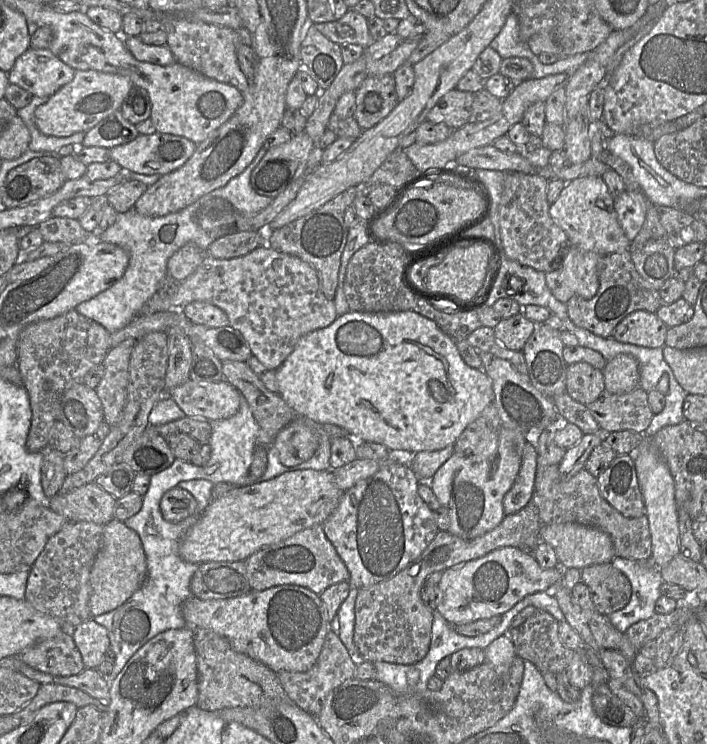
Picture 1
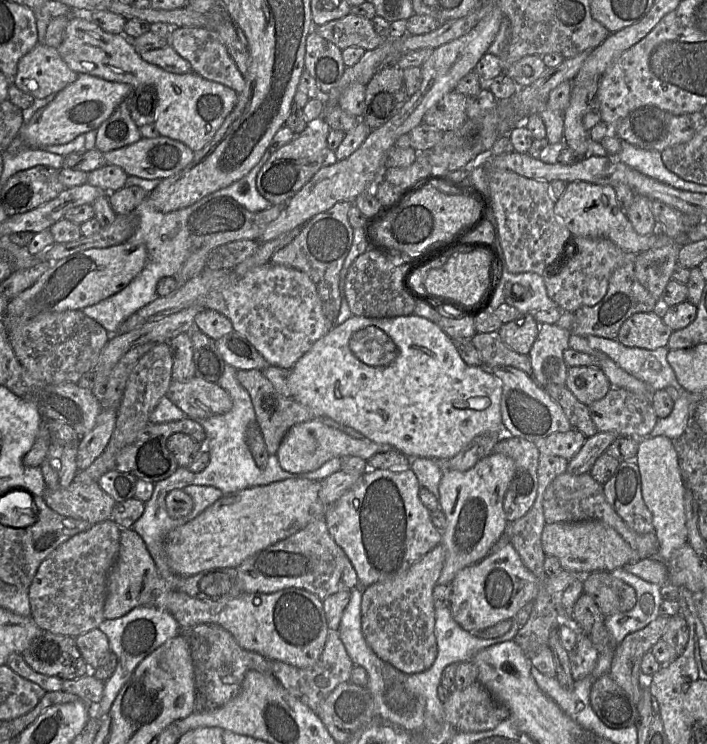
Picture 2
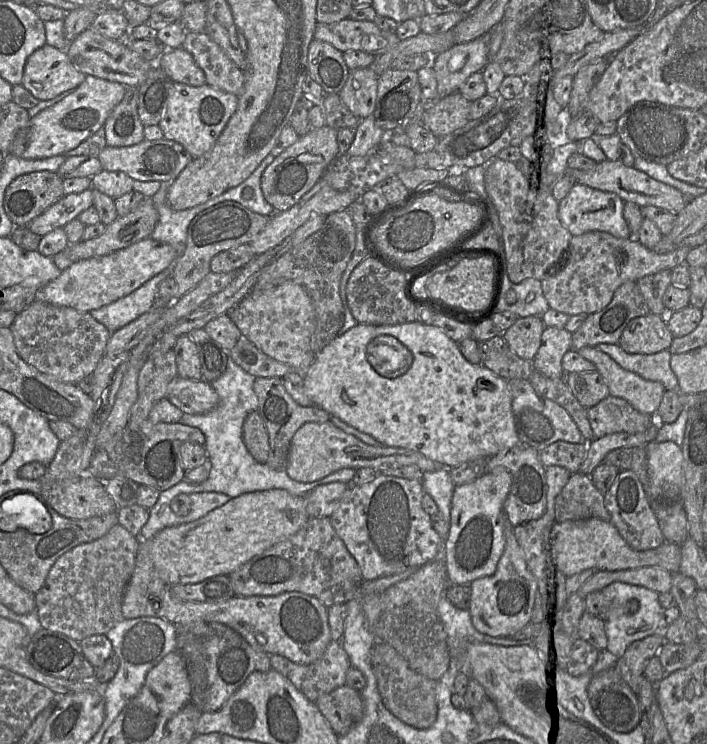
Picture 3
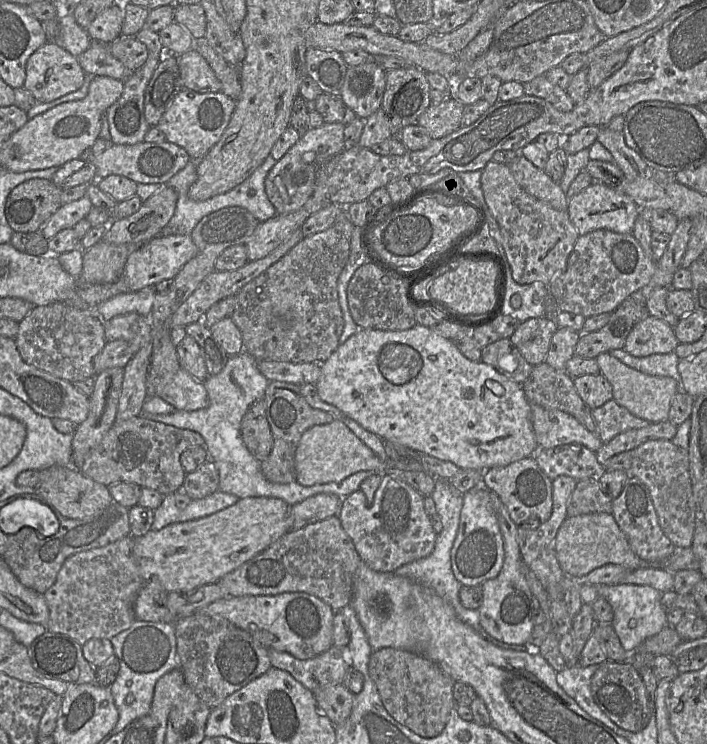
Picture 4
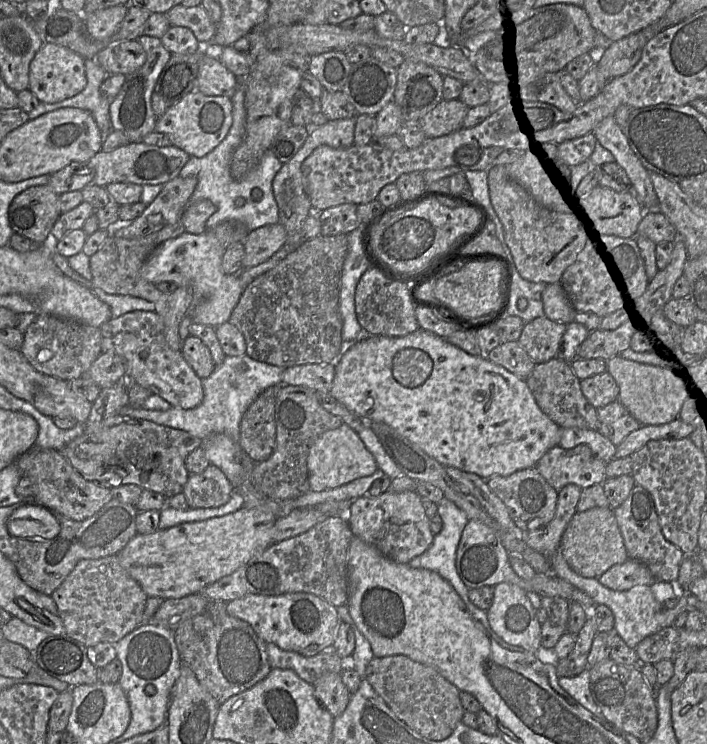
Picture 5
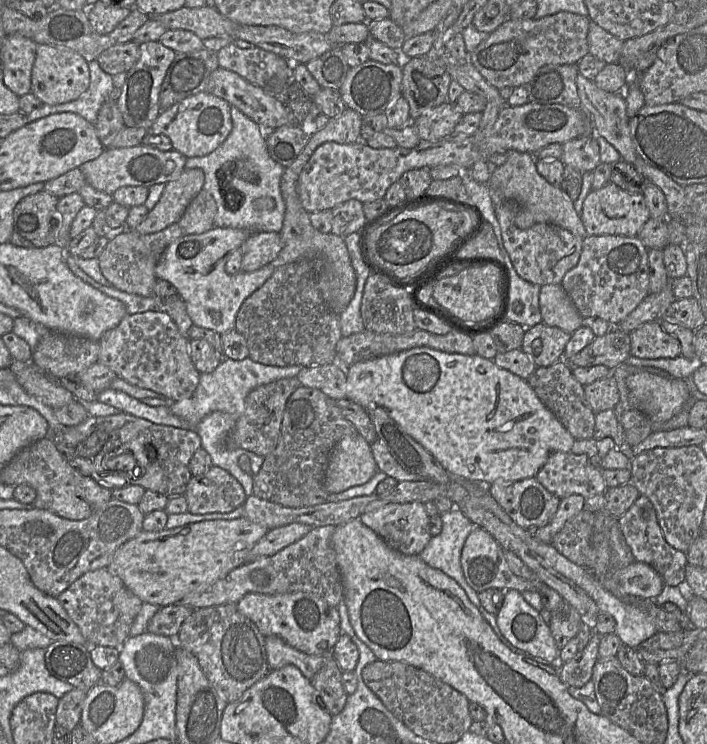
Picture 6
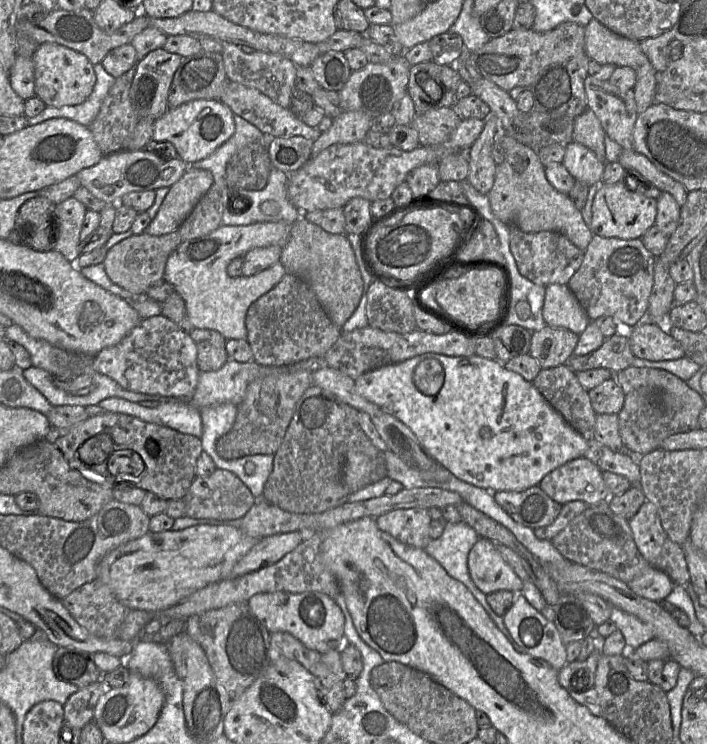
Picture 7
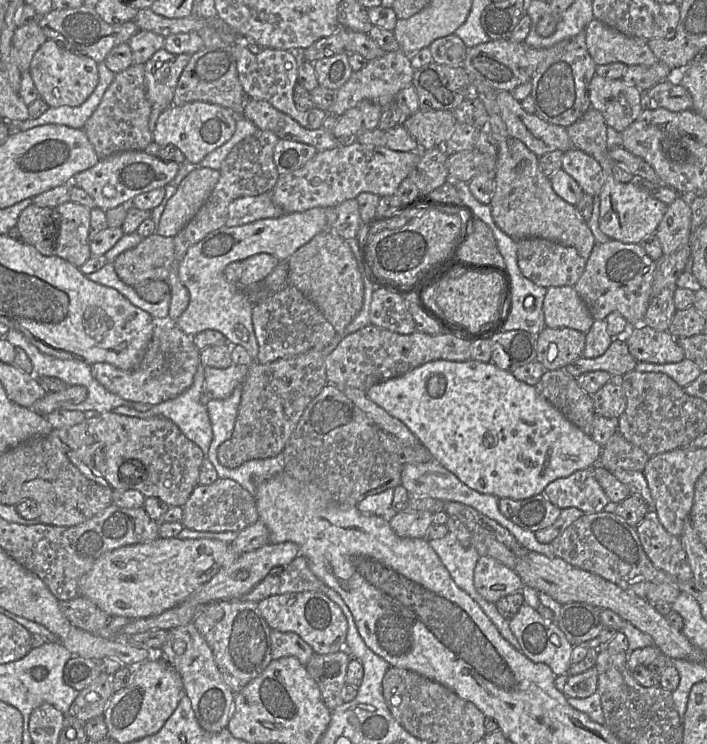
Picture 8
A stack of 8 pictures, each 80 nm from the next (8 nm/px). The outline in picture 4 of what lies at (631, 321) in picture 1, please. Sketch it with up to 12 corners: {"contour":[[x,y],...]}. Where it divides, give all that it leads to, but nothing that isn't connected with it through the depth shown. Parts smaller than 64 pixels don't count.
{"contour":[[648,315],[623,349],[646,357],[673,352],[673,327]]}

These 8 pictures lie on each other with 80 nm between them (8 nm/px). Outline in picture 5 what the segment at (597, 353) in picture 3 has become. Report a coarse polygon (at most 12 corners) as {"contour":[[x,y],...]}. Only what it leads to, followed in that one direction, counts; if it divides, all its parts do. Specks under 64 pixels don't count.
{"contour":[[620,356],[606,361],[618,401],[643,426],[678,419],[682,376]]}

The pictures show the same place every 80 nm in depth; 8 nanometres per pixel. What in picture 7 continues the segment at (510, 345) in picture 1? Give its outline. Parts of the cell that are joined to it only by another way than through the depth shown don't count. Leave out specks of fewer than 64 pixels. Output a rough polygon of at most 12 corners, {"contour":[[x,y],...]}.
{"contour":[[544,326],[532,332],[529,354],[542,369],[565,364],[579,335]]}

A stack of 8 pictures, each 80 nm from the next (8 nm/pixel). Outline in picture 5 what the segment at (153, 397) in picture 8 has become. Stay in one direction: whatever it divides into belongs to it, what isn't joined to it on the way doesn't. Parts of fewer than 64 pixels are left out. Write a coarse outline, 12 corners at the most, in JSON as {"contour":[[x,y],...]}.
{"contour":[[155,311],[101,327],[101,352],[127,363],[126,378],[193,409],[202,379],[172,349]]}

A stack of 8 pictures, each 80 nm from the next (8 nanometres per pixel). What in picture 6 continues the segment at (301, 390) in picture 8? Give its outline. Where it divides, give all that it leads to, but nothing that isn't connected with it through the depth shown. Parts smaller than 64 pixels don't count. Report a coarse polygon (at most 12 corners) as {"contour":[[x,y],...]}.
{"contour":[[293,377],[253,389],[226,448],[263,458],[278,442]]}

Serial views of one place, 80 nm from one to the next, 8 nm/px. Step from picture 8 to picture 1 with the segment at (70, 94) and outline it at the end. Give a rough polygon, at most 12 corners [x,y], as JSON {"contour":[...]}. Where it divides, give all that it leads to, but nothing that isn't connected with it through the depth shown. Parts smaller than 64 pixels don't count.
{"contour":[[29,48],[7,76],[34,96],[51,97],[75,72],[49,49]]}

